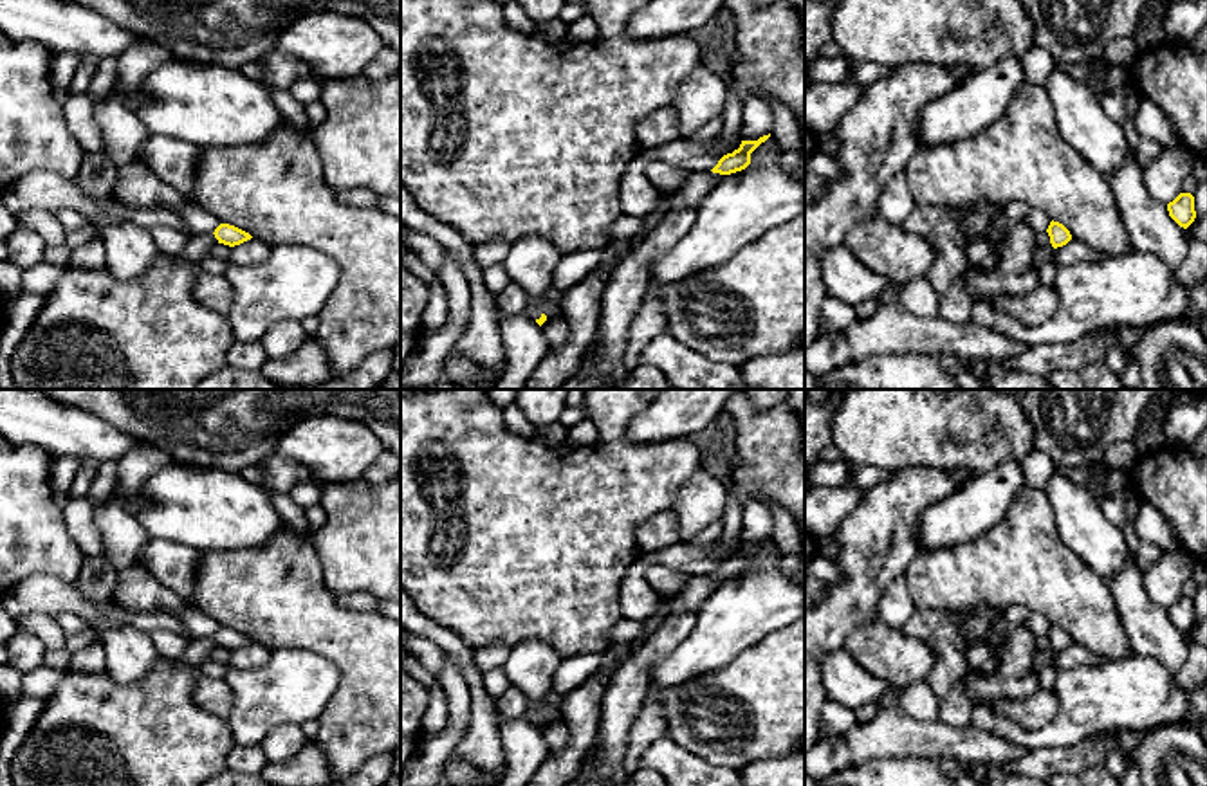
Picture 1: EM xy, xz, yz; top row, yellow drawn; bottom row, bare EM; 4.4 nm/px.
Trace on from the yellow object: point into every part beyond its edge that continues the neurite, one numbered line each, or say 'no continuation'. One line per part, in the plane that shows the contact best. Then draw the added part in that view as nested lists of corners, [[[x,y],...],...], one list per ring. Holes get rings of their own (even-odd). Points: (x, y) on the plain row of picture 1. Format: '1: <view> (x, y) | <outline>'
no continuation

